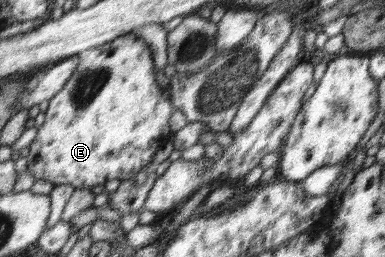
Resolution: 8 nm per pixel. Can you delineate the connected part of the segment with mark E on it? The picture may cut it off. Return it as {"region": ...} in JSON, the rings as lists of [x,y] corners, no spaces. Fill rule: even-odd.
{"region":[[[128,33],[121,37],[116,37],[112,42],[108,42],[105,45],[100,45],[88,50],[89,53],[82,57],[77,62],[77,67],[73,70],[73,73],[68,78],[68,82],[62,90],[59,90],[54,96],[50,97],[48,109],[45,112],[45,120],[42,126],[38,128],[38,132],[29,147],[26,148],[25,152],[27,155],[28,166],[27,170],[35,176],[37,180],[46,180],[51,182],[53,185],[58,184],[71,184],[74,188],[88,188],[104,185],[109,180],[119,178],[122,180],[128,180],[129,178],[136,177],[140,172],[140,166],[144,168],[152,158],[154,154],[164,148],[164,145],[170,139],[170,116],[172,116],[172,104],[168,100],[168,95],[162,94],[162,88],[154,82],[156,76],[154,76],[155,64],[152,64],[152,48],[149,43],[144,42],[140,37],[135,37]]]}

